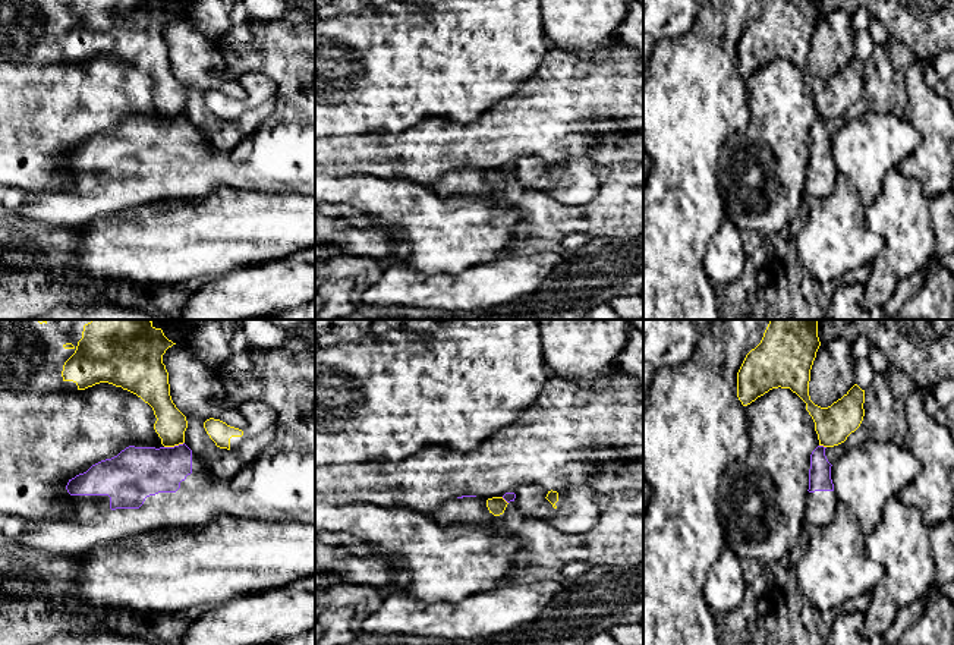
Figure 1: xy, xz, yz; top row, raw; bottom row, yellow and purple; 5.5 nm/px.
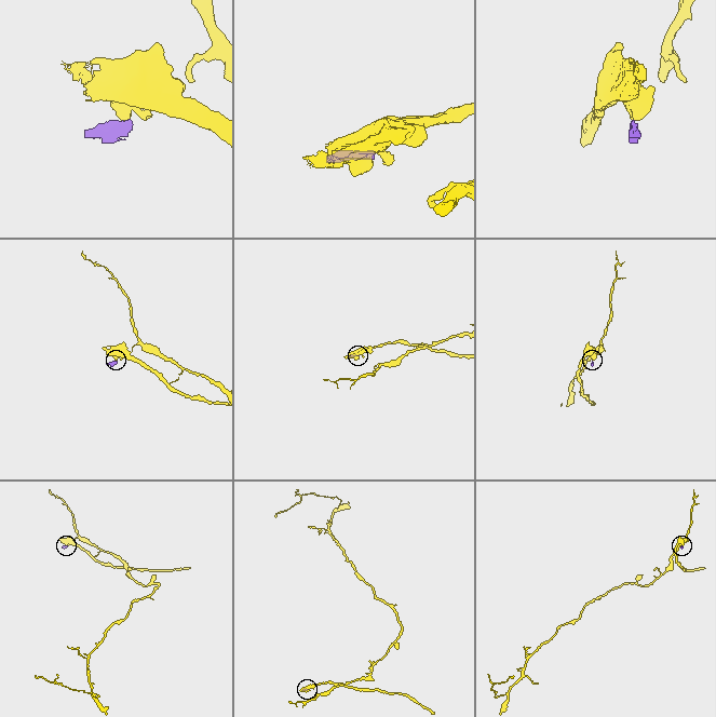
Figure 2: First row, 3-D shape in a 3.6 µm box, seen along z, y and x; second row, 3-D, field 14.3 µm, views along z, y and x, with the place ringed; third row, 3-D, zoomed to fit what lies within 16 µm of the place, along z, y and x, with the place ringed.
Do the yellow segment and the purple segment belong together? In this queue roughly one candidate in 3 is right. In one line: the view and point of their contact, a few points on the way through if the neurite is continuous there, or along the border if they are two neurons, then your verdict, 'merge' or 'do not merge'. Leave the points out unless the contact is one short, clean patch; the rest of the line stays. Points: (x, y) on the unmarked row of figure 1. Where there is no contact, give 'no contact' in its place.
meets yellow in xy at (173, 118); border along xy (183, 113), (164, 119); do not merge

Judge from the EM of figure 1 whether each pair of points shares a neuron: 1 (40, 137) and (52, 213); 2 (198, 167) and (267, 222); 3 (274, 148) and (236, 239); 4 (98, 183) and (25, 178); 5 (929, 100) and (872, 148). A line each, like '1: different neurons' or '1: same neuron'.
1: different neurons
2: different neurons
3: different neurons
4: different neurons
5: different neurons

